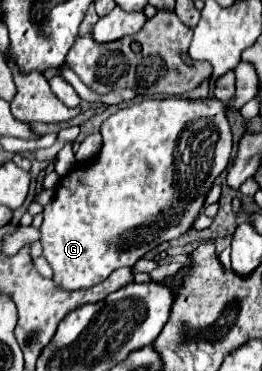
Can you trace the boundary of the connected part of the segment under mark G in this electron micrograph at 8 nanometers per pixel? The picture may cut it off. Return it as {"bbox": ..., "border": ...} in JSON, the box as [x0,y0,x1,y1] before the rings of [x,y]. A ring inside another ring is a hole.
{"bbox":[39,98,233,290],"border":[[[185,98],[143,100],[139,104],[123,108],[119,112],[115,112],[113,116],[109,116],[101,124],[101,134],[103,134],[103,146],[101,146],[99,154],[97,154],[97,158],[93,158],[93,162],[89,162],[89,164],[75,162],[75,166],[69,170],[69,174],[65,174],[57,182],[55,198],[51,200],[51,204],[45,206],[45,218],[43,218],[43,224],[39,228],[41,230],[43,256],[53,268],[53,282],[55,282],[55,286],[59,286],[63,290],[81,290],[81,288],[91,288],[95,284],[101,284],[117,268],[123,268],[123,266],[131,268],[149,250],[161,246],[163,242],[169,242],[169,240],[175,240],[175,238],[181,238],[183,234],[187,234],[191,230],[193,222],[203,212],[205,198],[207,198],[209,190],[213,188],[217,176],[227,168],[227,164],[231,160],[231,150],[233,150],[233,134],[231,134],[227,116],[225,116],[225,104],[221,104],[217,98],[211,98],[211,100],[185,100]]]}

